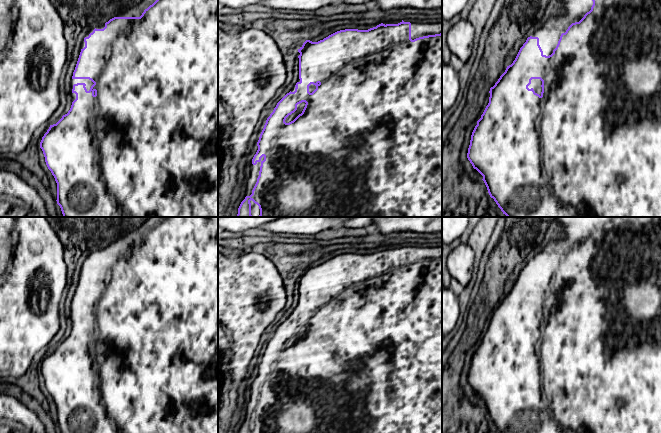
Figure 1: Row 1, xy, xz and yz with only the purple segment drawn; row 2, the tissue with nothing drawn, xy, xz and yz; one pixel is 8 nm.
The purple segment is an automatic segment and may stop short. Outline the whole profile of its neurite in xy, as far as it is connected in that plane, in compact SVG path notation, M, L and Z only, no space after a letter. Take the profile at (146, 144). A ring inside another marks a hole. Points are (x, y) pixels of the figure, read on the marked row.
M156 0L140 17L110 19L103 29L95 28L84 42L85 47L81 49L72 79L89 79L94 84L89 91L85 83L73 85L72 93L76 94L76 99L70 110L56 124L50 125L40 142L46 165L57 183L56 201L63 217L218 217L218 0Z

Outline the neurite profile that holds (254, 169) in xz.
M261 161L257 162L256 165L253 165L252 162L250 164L250 173L249 177L246 179L246 193L243 198L245 199L246 196L250 196L252 194L252 190L257 182L257 178L259 176L259 171L260 171L260 166L261 166Z

